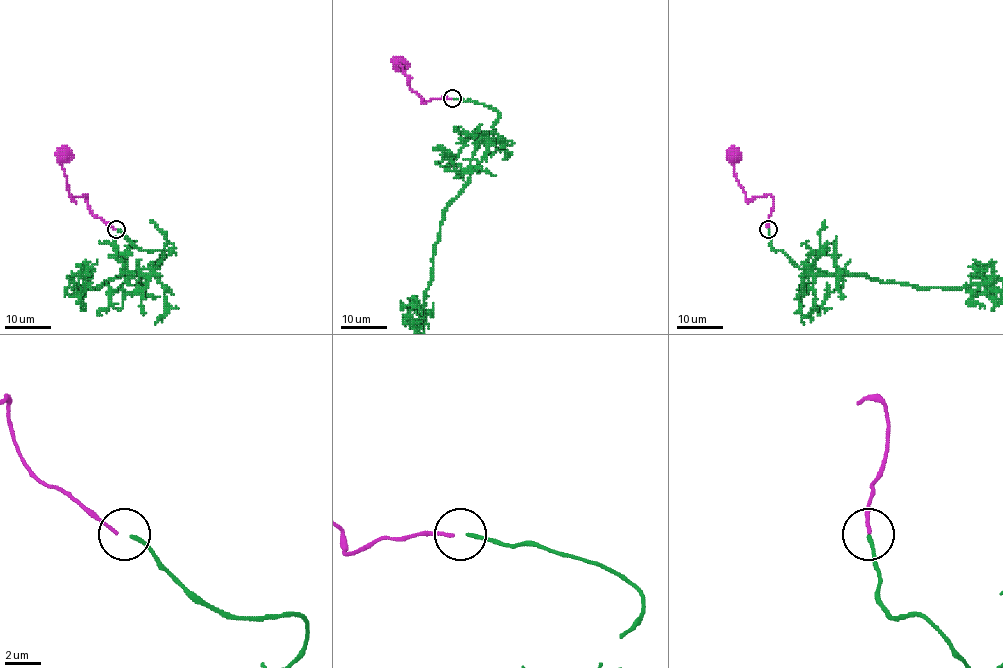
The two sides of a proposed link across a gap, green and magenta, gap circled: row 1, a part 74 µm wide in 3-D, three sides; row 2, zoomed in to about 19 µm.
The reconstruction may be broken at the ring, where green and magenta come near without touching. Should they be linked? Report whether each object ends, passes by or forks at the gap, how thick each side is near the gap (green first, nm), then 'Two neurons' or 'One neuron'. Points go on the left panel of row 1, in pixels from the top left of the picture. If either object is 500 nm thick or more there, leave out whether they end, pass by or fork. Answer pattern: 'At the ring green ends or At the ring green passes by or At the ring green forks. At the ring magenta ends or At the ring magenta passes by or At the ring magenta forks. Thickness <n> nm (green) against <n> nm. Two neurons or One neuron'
At the ring green ends. At the ring magenta ends. Thickness 200 nm (green) against 170 nm. One neuron

